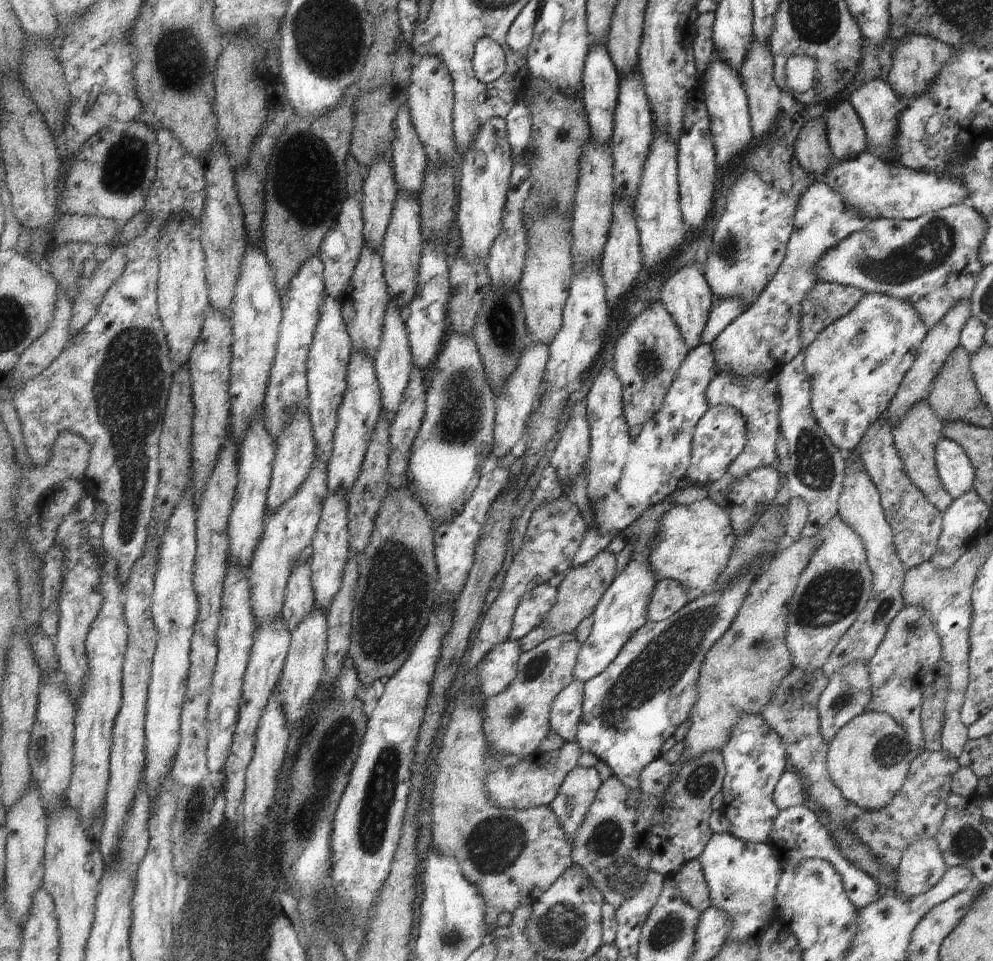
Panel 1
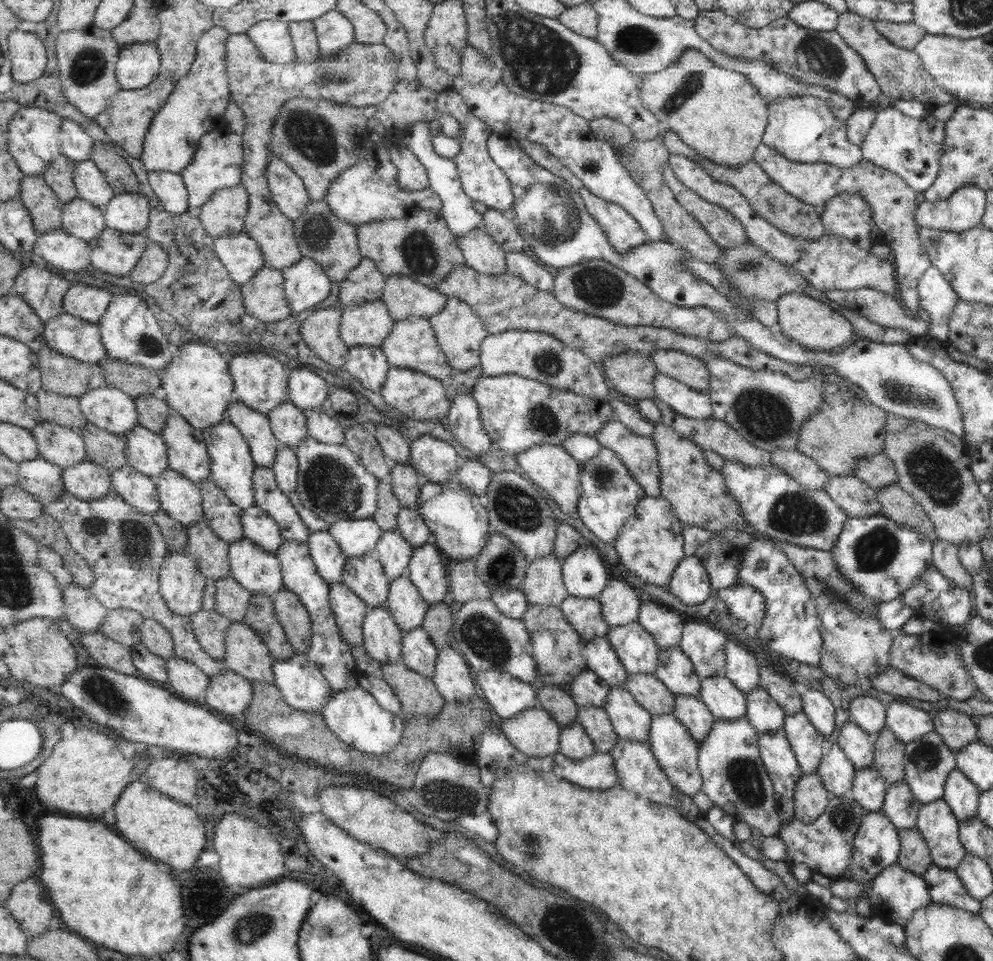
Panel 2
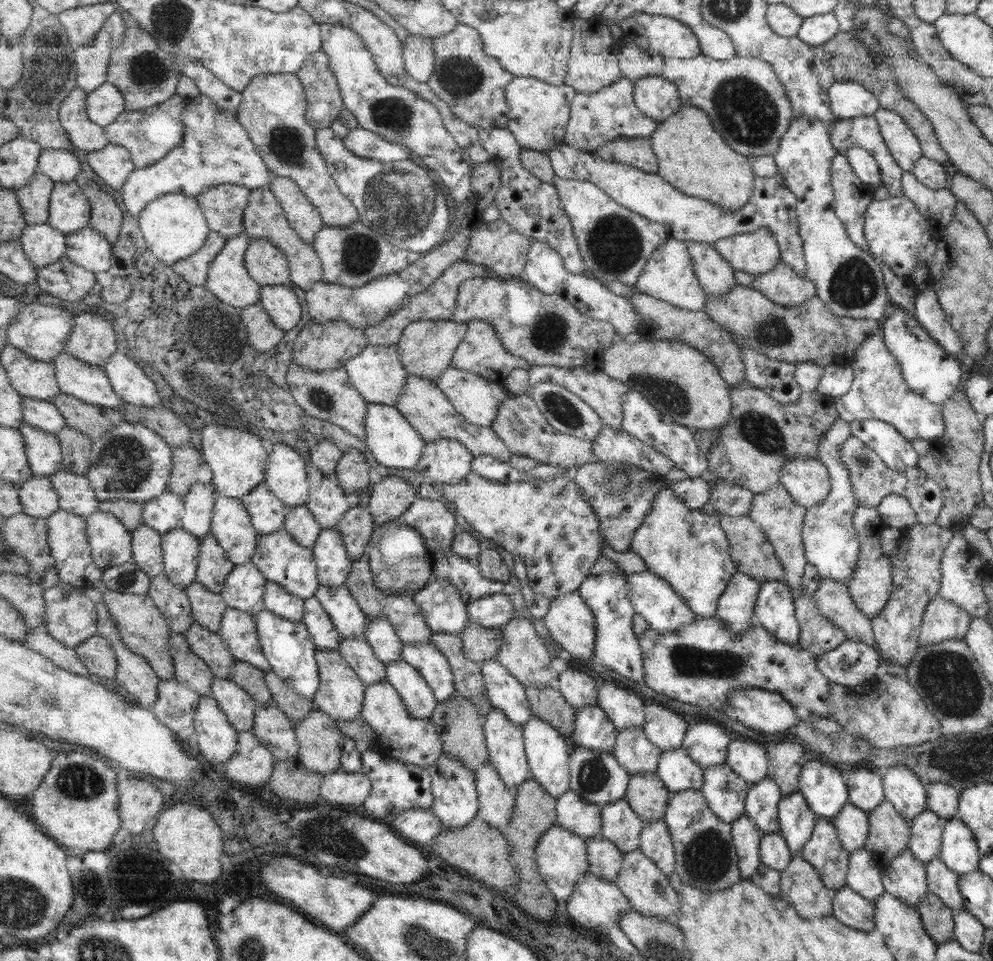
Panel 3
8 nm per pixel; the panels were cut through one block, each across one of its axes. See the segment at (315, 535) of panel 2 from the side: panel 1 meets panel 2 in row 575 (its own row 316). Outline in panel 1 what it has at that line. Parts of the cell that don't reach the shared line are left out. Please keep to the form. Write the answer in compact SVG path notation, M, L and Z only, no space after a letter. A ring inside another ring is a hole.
M327 295L321 319L314 335L314 343L310 347L310 359L306 363L310 392L309 410L314 425L315 441L318 445L316 455L320 460L327 462L334 453L334 435L338 428L338 409L349 387L346 379L353 348L354 345L343 317L342 303Z

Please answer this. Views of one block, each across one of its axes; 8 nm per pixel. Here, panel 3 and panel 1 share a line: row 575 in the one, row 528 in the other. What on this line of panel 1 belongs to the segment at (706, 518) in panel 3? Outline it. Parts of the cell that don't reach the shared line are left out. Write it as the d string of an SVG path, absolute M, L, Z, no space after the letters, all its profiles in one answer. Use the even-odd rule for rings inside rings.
M709 497L694 502L690 505L675 505L665 516L662 523L659 524L655 544L651 548L651 568L655 570L658 581L677 580L689 590L690 600L698 599L702 594L712 590L712 586L718 580L718 576L726 568L730 552L734 542L733 525L730 523L729 514L722 508L719 508Z

